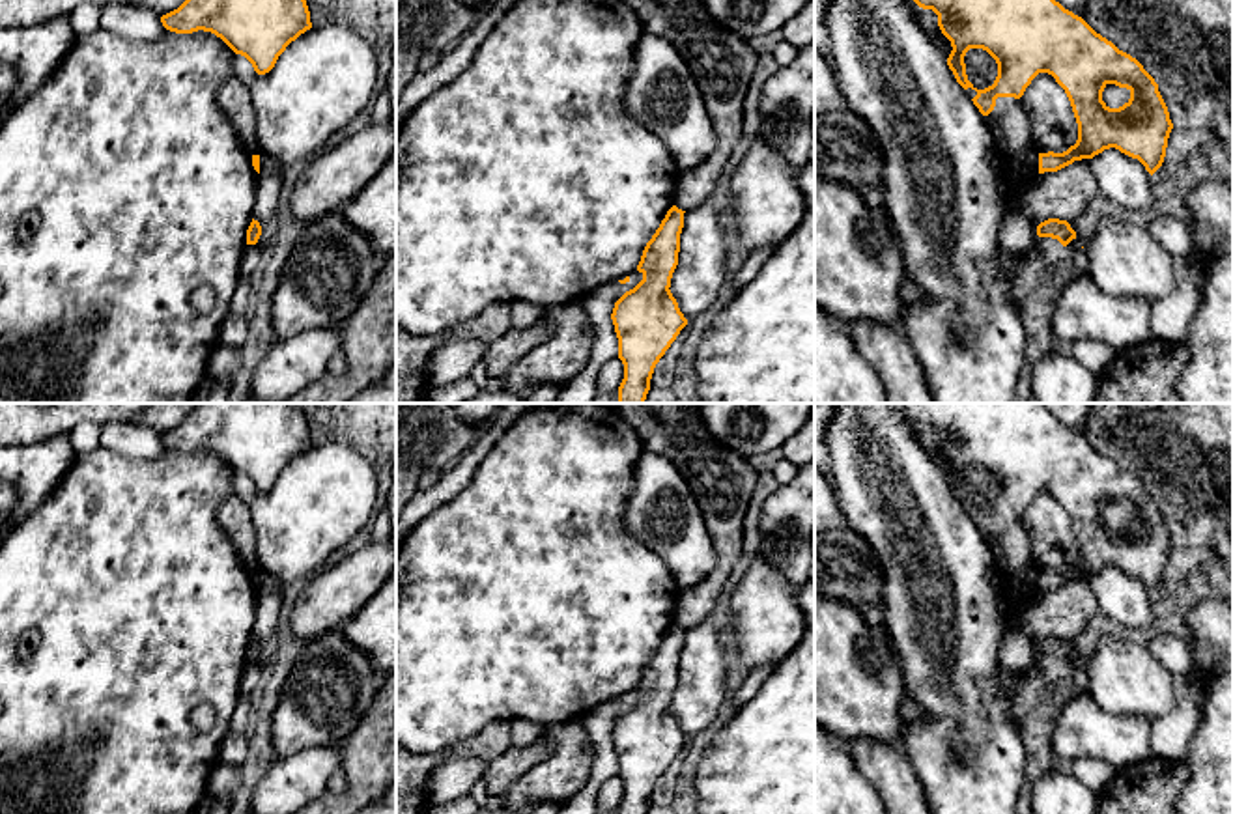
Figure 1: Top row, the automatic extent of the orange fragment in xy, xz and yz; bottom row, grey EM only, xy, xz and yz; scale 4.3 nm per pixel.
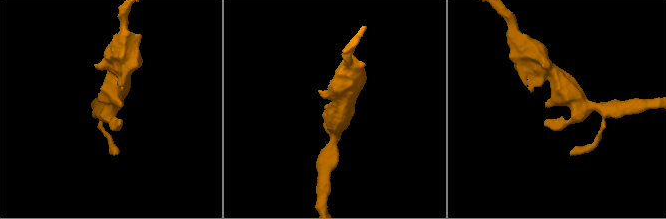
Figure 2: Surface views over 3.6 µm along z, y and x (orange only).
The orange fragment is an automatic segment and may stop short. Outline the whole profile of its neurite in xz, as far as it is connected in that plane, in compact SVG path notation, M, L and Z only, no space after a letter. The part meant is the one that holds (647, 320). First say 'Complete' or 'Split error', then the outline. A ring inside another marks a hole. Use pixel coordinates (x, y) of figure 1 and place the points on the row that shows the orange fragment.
Complete. M676 205L667 211L637 265L643 280L615 302L611 319L624 364L616 403L645 403L656 364L687 325L669 289L678 265L684 213Z

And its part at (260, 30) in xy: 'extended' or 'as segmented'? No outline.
as segmented

